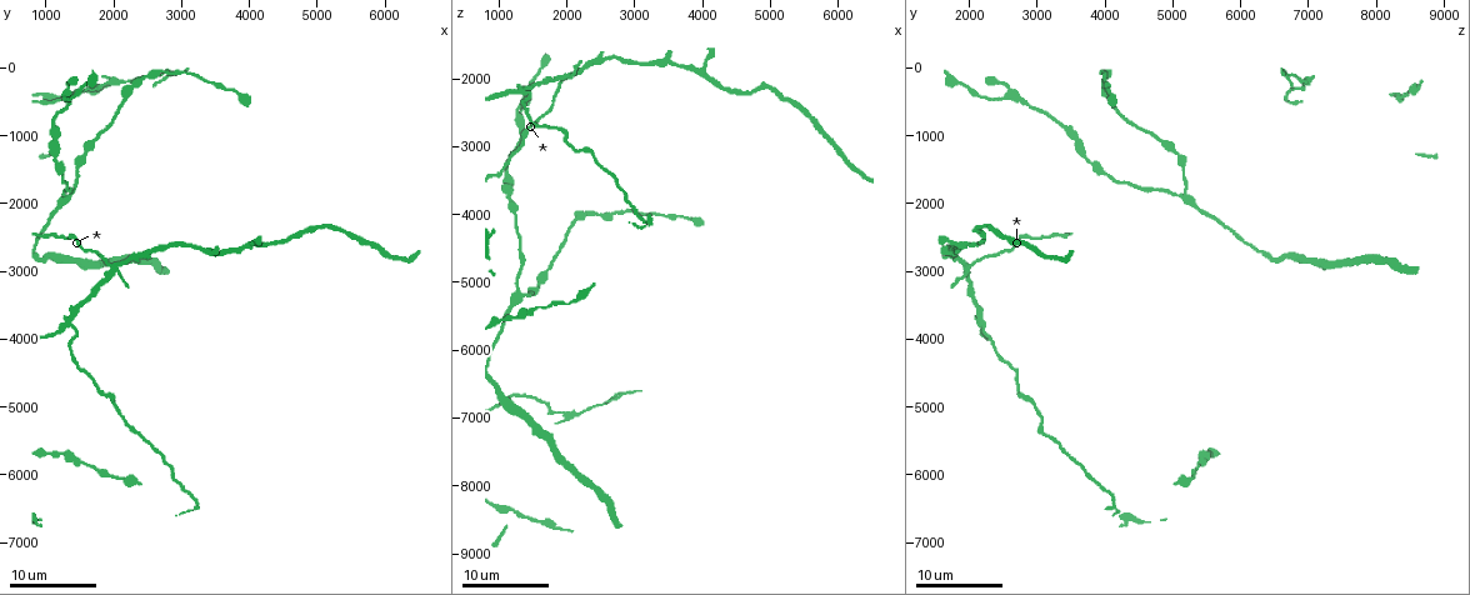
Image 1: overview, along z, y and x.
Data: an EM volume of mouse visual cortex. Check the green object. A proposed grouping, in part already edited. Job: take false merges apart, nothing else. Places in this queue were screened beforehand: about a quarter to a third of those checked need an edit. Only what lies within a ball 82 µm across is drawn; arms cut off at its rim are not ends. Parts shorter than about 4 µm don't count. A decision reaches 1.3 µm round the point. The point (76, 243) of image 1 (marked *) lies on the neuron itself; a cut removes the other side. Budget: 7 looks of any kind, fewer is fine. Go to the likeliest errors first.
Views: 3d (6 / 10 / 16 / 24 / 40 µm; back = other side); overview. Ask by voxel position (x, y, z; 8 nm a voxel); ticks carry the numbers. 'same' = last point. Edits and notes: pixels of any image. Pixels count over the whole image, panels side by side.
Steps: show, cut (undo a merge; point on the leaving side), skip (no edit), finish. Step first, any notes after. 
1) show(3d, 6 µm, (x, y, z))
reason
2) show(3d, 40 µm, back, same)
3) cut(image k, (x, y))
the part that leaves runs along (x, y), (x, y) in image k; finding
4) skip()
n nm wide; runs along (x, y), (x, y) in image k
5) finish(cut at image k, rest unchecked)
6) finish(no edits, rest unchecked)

show(3d, 10 µm, (1400, 1850, 5200))

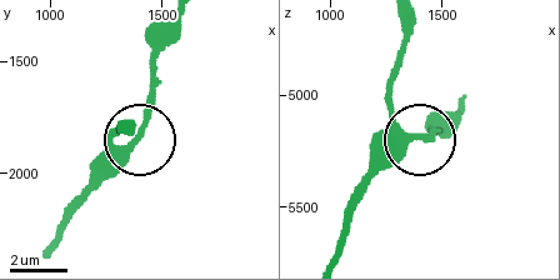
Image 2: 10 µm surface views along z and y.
skip()
300 nm wide; continuous, no second neuron

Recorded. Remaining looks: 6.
show(3d, 10 µm, (1400, 3750, 2150))

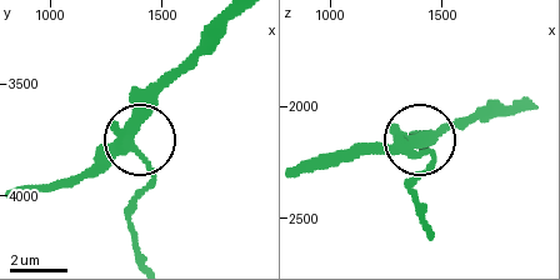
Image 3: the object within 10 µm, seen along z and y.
show(3d, 6 µm, (1360, 3780, 2210))

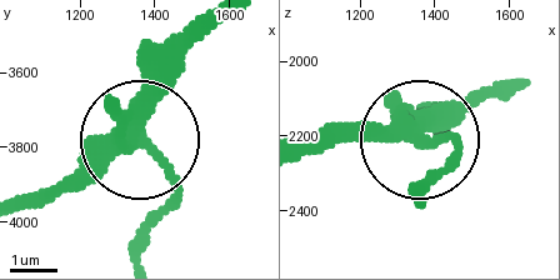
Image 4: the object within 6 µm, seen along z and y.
skip()
4 arms; runs along (211, 24), (135, 140), (48, 200) in image 4; continuous, no second neuron

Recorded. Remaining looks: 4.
show(3d, 10 µm, (2000, 3000, 1950))

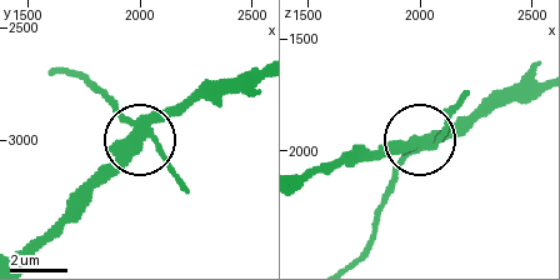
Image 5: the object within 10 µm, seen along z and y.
skip()
4 arms; runs along (60, 66), (86, 78), (140, 135), (154, 130), (201, 83) in image 5; all the same neuron

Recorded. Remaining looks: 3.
show(3d, 16 µm, (1450, 5850, 5450))

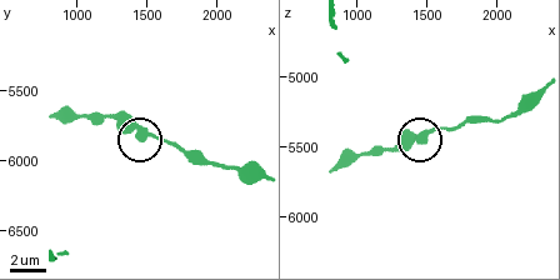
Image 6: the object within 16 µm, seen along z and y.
show(3d, 6 µm, (1460, 5820, 5440))

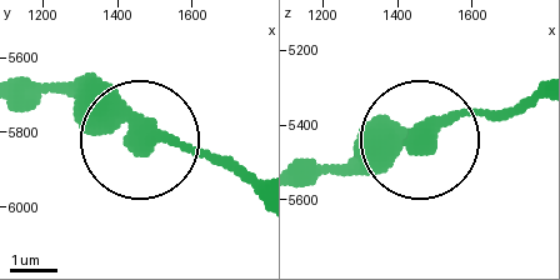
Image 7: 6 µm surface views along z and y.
skip()
side arm 6 µm; all the same neuron

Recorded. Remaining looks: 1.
finish(no edits, rest unchecked)

